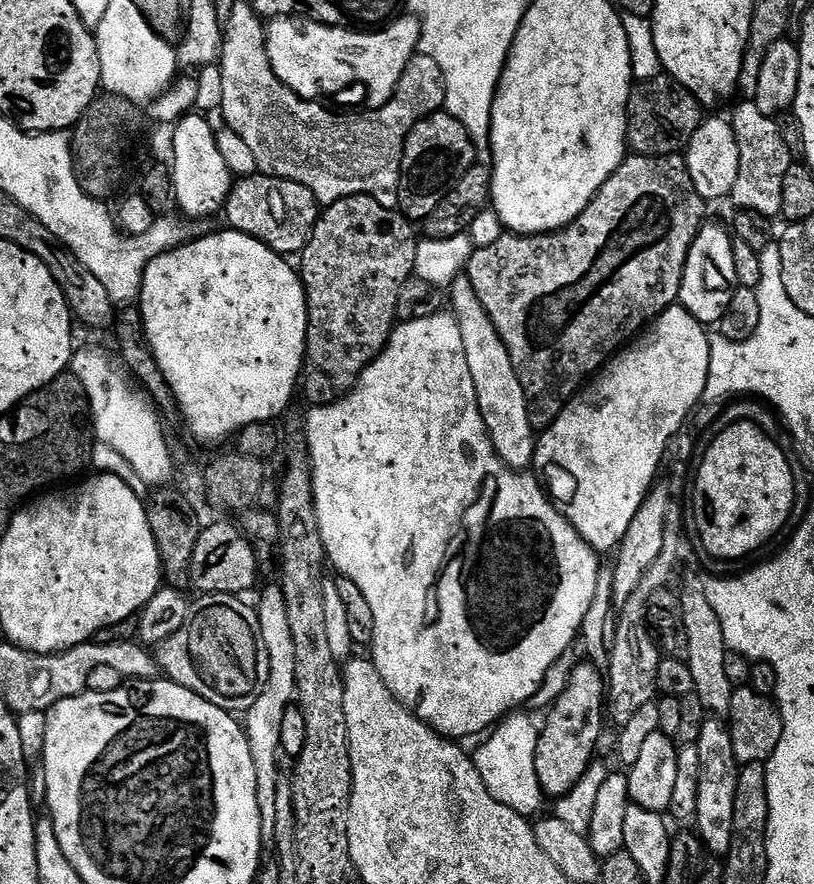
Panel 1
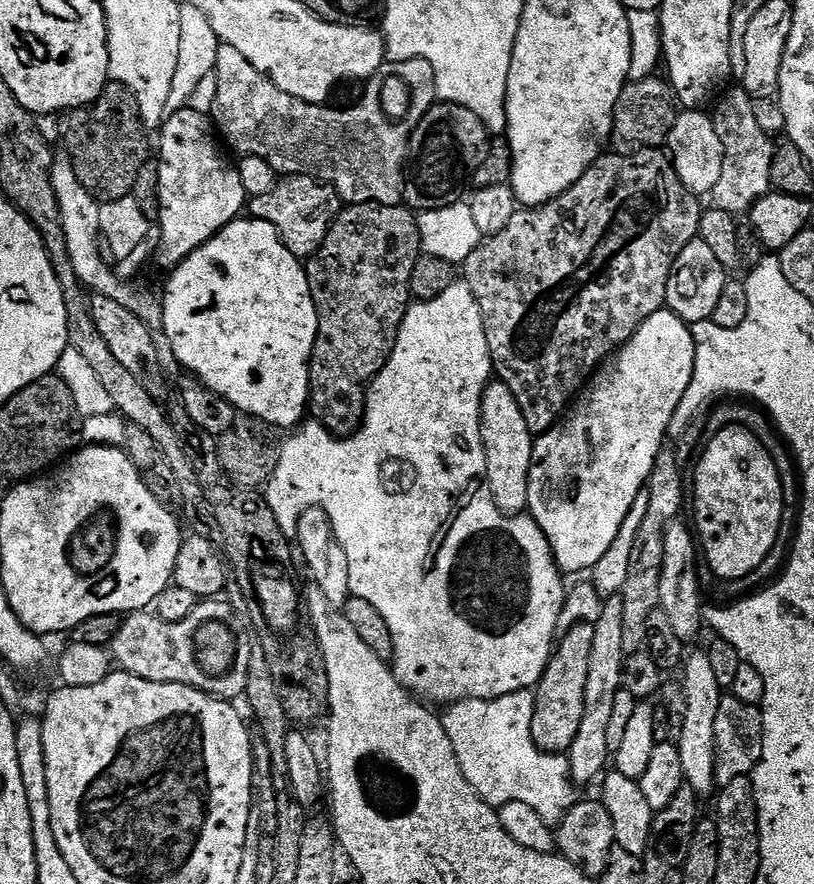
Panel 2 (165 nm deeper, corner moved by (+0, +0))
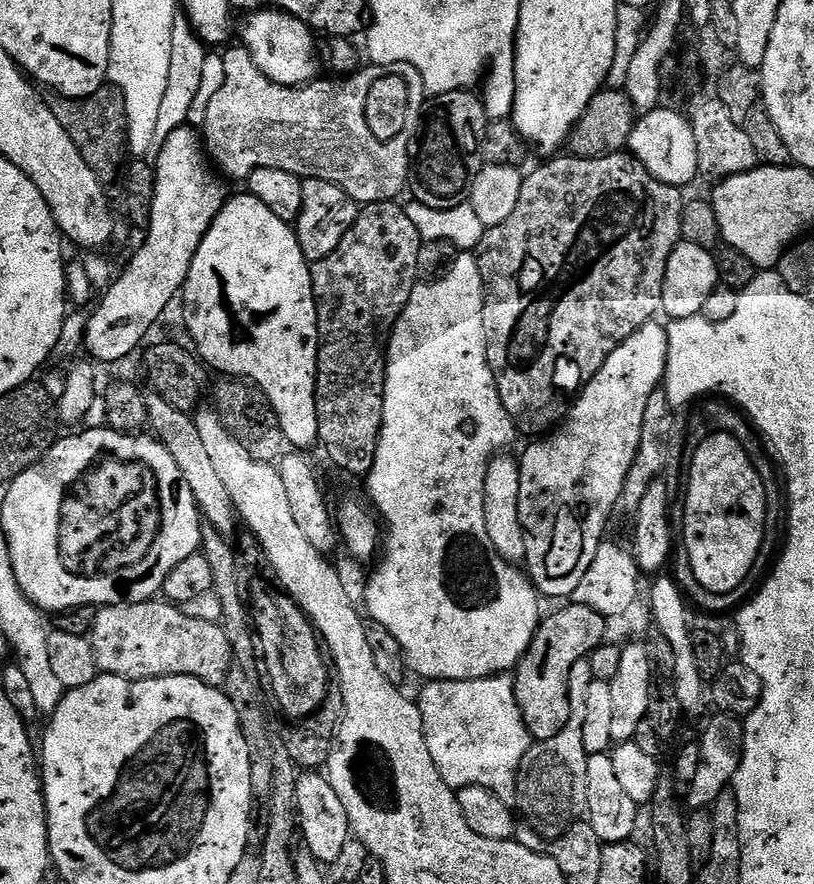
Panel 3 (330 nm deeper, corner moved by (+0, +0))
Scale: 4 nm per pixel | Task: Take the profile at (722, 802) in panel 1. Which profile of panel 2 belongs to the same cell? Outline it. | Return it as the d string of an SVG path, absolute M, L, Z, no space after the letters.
M700 650L700 652L694 653L693 656L691 653L682 665L683 672L682 683L686 694L686 722L682 725L682 738L678 742L682 754L682 774L687 787L694 789L697 796L707 798L708 795L711 797L718 788L716 782L716 751L714 750L714 718L718 718L718 702L722 690L718 686L718 677L714 675L714 669L710 667L710 658L707 651Z

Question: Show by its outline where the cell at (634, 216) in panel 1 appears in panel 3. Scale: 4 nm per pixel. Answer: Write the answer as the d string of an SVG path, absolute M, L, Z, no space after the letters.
M627 151L615 152L609 156L595 156L589 160L571 154L560 154L545 160L548 161L541 168L536 168L523 177L514 214L501 225L485 228L484 236L474 250L484 283L484 337L488 365L496 379L496 389L500 392L502 406L506 406L506 414L510 414L517 429L523 435L525 432L528 438L551 433L567 416L576 397L584 391L594 374L602 370L606 358L610 358L610 354L614 354L614 350L618 350L618 346L626 342L626 338L630 338L634 330L657 319L664 306L662 286L666 278L666 262L670 262L670 254L674 254L676 245L681 243L682 214L686 203L686 196L683 196L685 193L681 189L654 178L654 174L650 174L650 170L646 170L646 166L642 166L642 162Z

